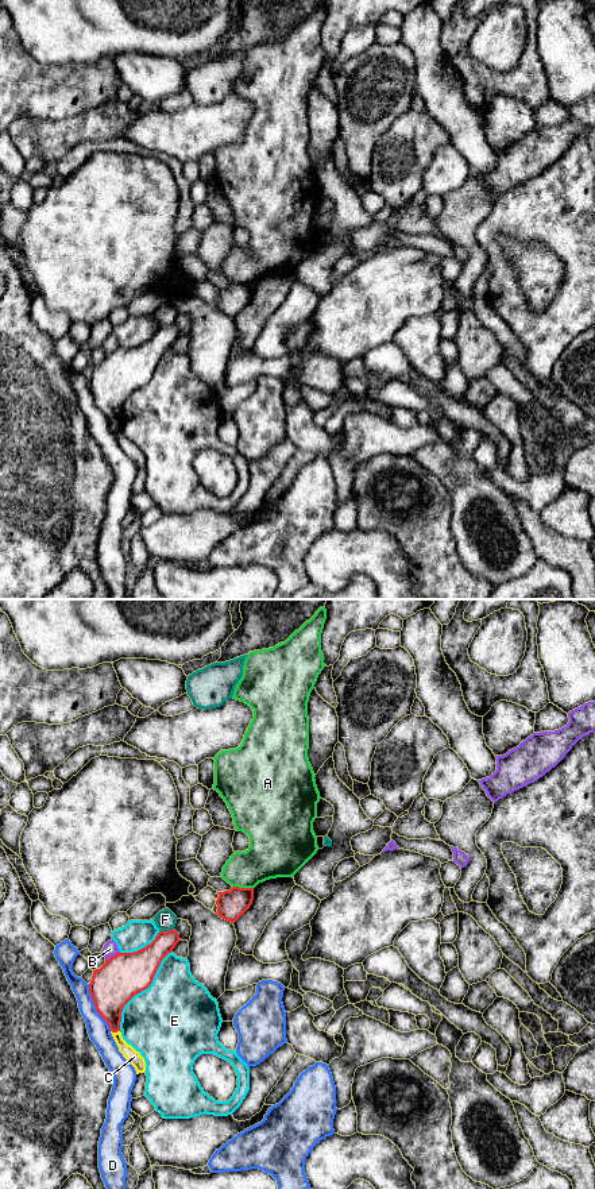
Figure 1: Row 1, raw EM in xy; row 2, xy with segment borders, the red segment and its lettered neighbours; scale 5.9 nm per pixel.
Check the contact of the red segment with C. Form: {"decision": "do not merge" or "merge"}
{"decision": "merge"}

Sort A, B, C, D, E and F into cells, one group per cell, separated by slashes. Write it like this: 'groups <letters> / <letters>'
groups A / B / C / D / E / F

